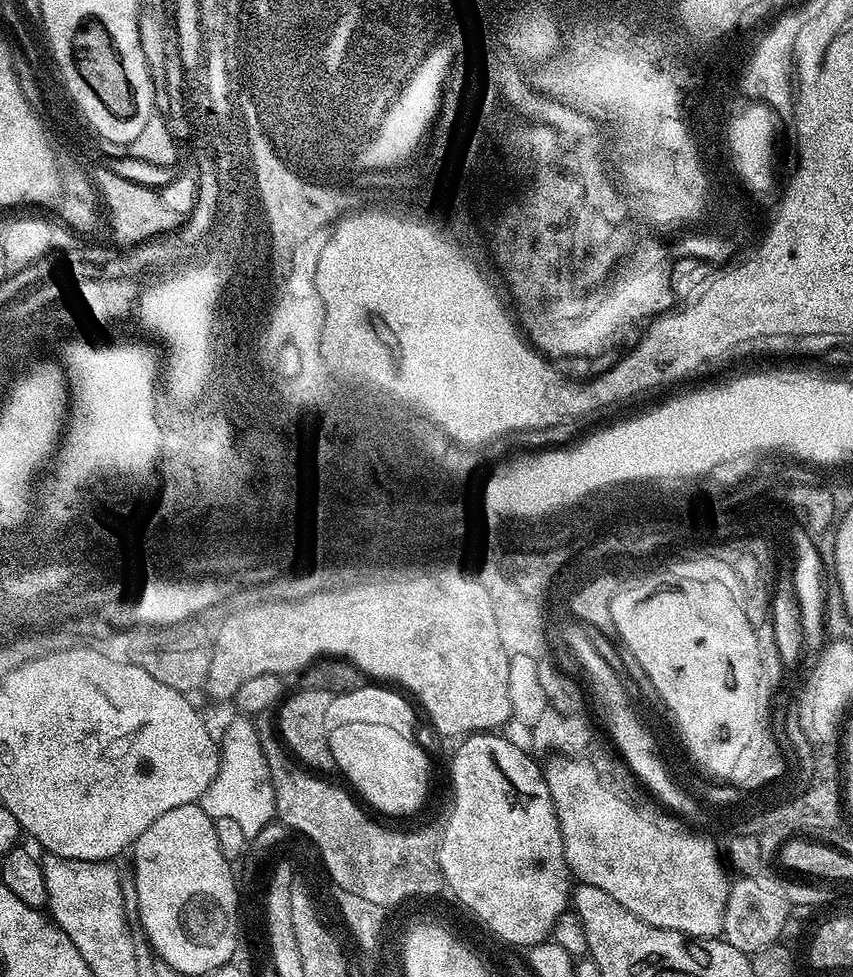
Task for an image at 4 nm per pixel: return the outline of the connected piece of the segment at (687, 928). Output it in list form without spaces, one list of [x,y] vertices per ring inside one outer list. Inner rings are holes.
[[[559,754],[551,758],[549,764],[543,765],[544,781],[548,783],[560,823],[569,873],[581,884],[606,890],[610,898],[616,899],[630,910],[630,914],[642,918],[642,922],[650,926],[669,928],[693,938],[719,937],[724,930],[730,876],[724,873],[726,864],[715,846],[688,835],[663,810],[652,812],[652,808],[628,808],[624,800],[616,800],[616,796],[600,784],[600,776],[596,776],[588,764],[570,764],[568,757]]]

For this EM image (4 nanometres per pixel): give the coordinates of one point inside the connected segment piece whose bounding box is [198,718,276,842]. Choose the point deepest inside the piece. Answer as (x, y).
(242, 790)

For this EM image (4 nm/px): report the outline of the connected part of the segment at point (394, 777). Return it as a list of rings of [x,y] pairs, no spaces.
[[[348,724],[348,728],[340,728],[336,736],[328,736],[328,741],[339,775],[344,775],[352,783],[351,791],[369,809],[377,808],[384,816],[408,816],[423,806],[424,799],[428,796],[430,756],[427,751],[416,752],[416,748],[412,748],[412,744],[408,744],[406,740],[400,740],[396,732],[388,732],[388,728],[372,728],[372,724]]]

